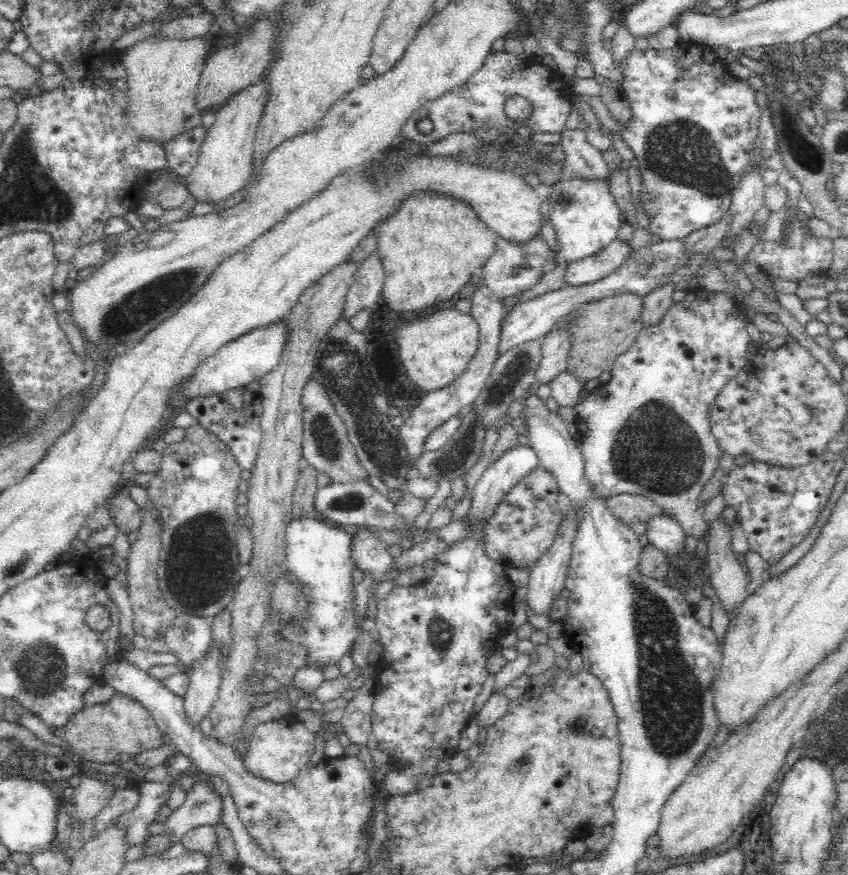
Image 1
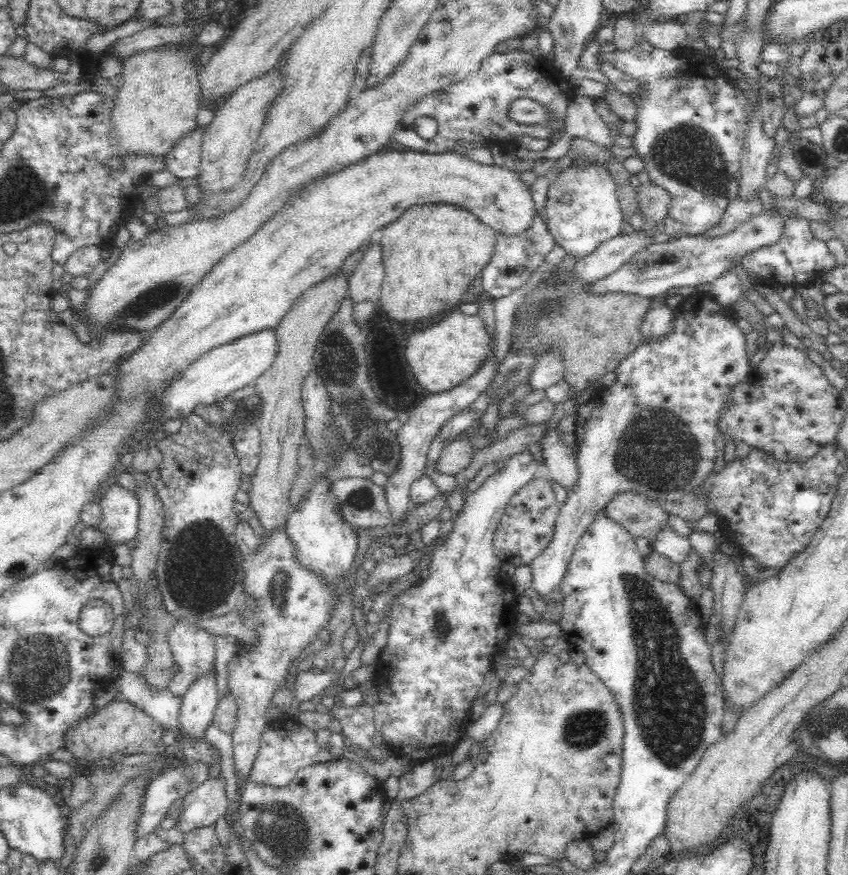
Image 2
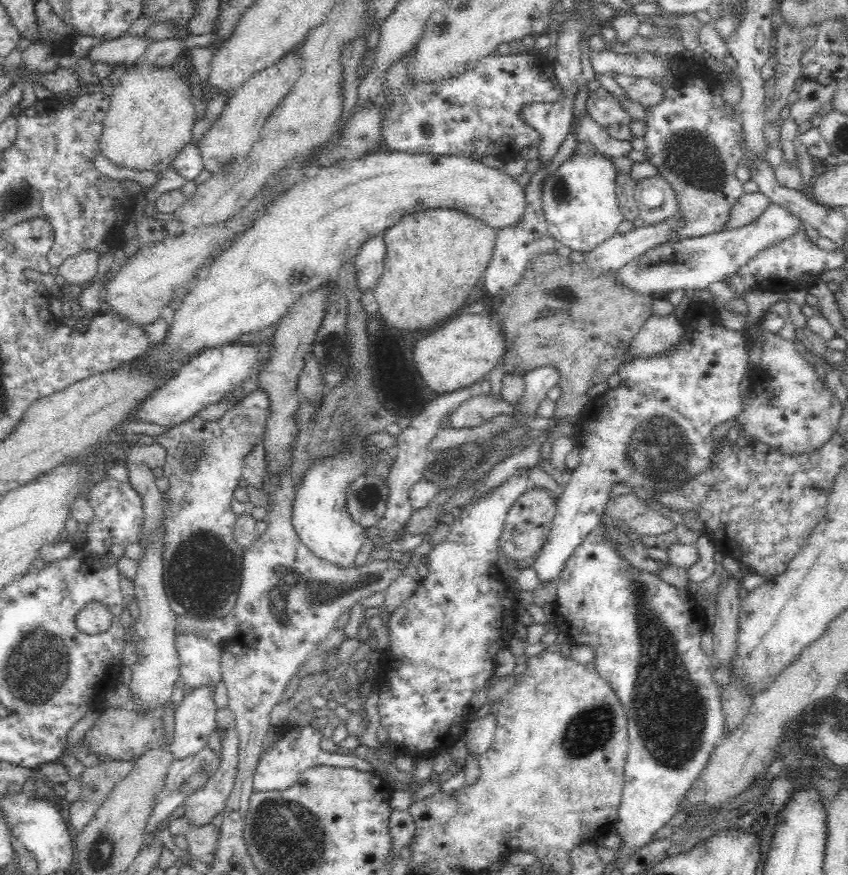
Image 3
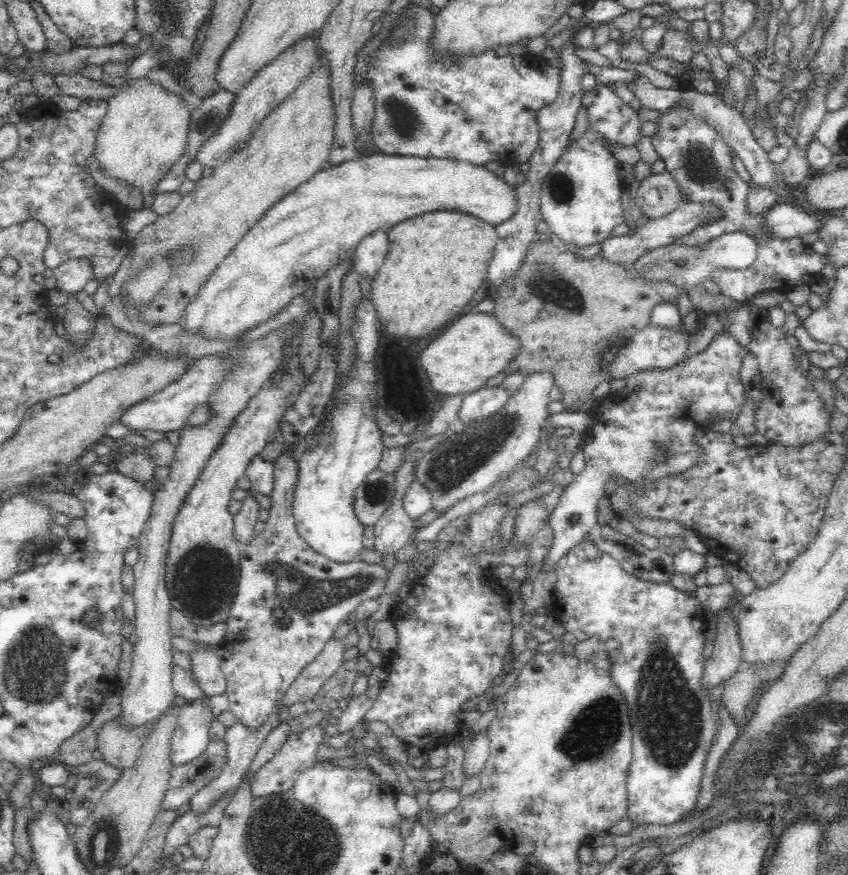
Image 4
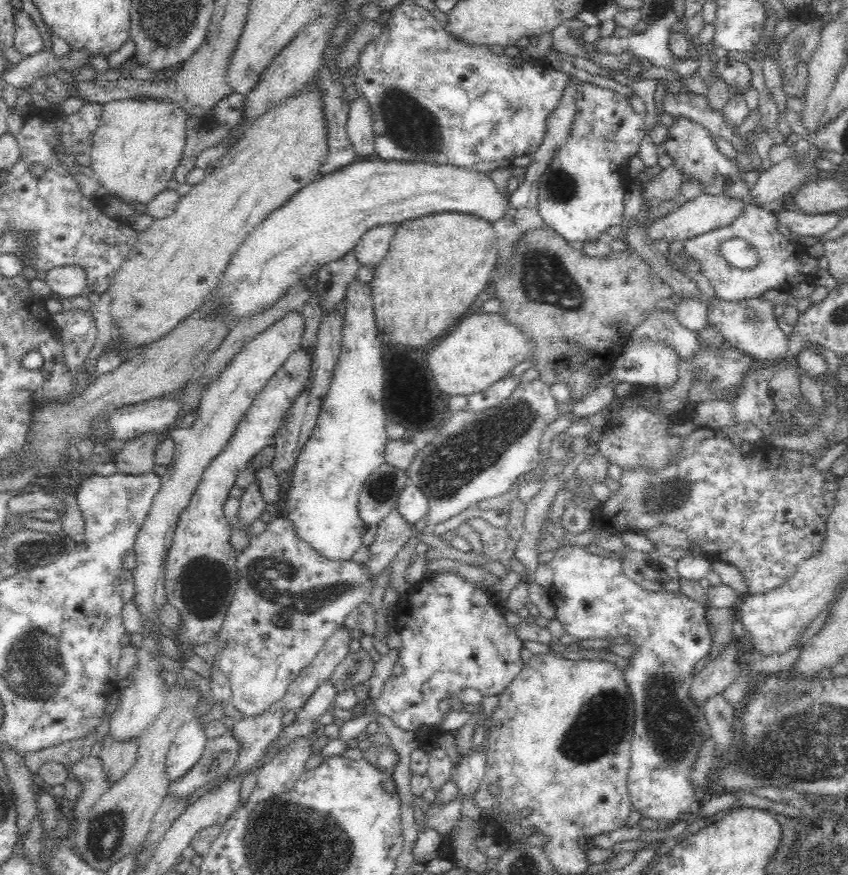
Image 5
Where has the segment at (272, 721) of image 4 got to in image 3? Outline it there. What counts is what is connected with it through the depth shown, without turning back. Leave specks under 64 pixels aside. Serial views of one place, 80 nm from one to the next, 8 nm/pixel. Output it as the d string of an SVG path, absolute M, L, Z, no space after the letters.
M235 727L226 730L221 747L218 771L206 785L186 796L182 802L182 817L188 819L194 828L210 823L216 815L220 815L233 789L238 766L238 731Z

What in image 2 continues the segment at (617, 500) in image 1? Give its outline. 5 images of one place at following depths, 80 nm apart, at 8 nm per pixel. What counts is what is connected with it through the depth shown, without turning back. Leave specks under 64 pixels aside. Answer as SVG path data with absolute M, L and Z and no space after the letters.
M618 494L603 510L611 520L635 538L652 539L661 527L668 525L668 514L642 494Z

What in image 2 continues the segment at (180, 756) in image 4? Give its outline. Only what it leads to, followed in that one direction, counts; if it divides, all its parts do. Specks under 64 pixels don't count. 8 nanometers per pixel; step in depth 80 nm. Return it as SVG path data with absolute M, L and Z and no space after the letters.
M215 669L200 674L183 694L179 712L181 734L189 740L204 738L219 700Z

